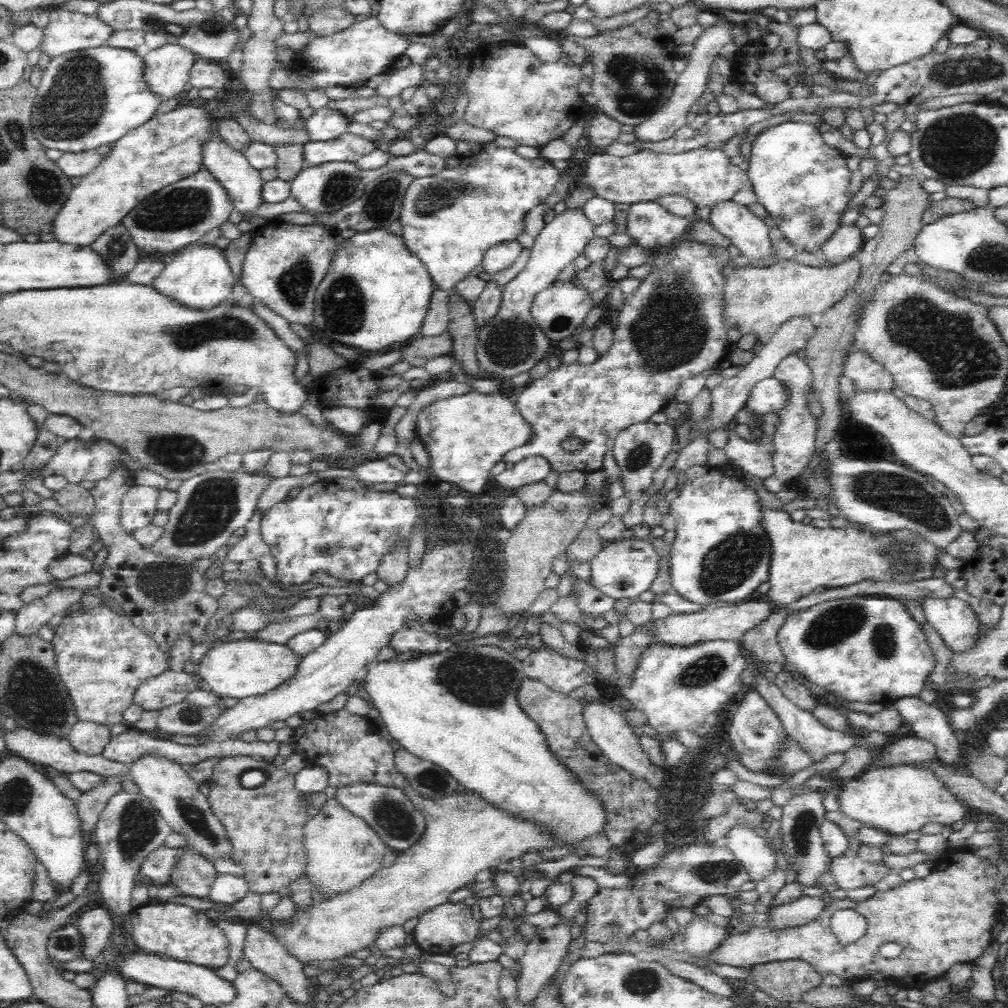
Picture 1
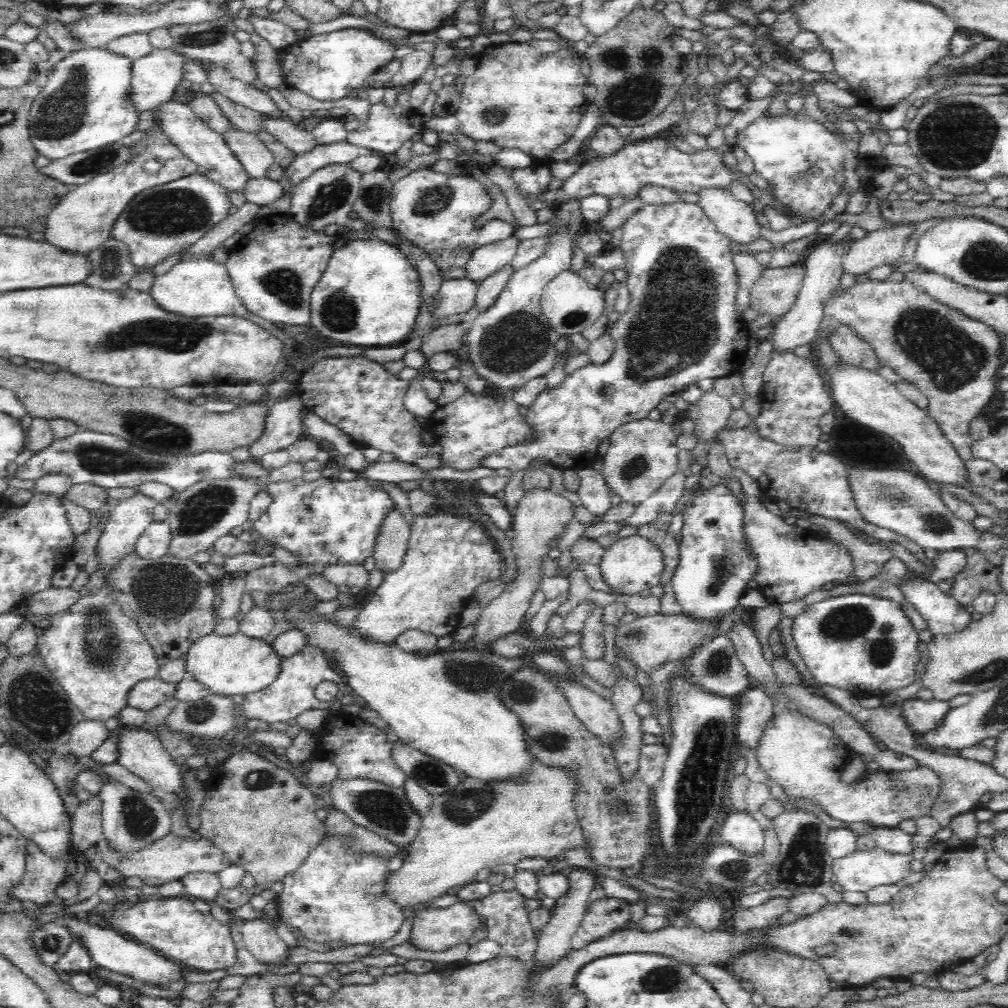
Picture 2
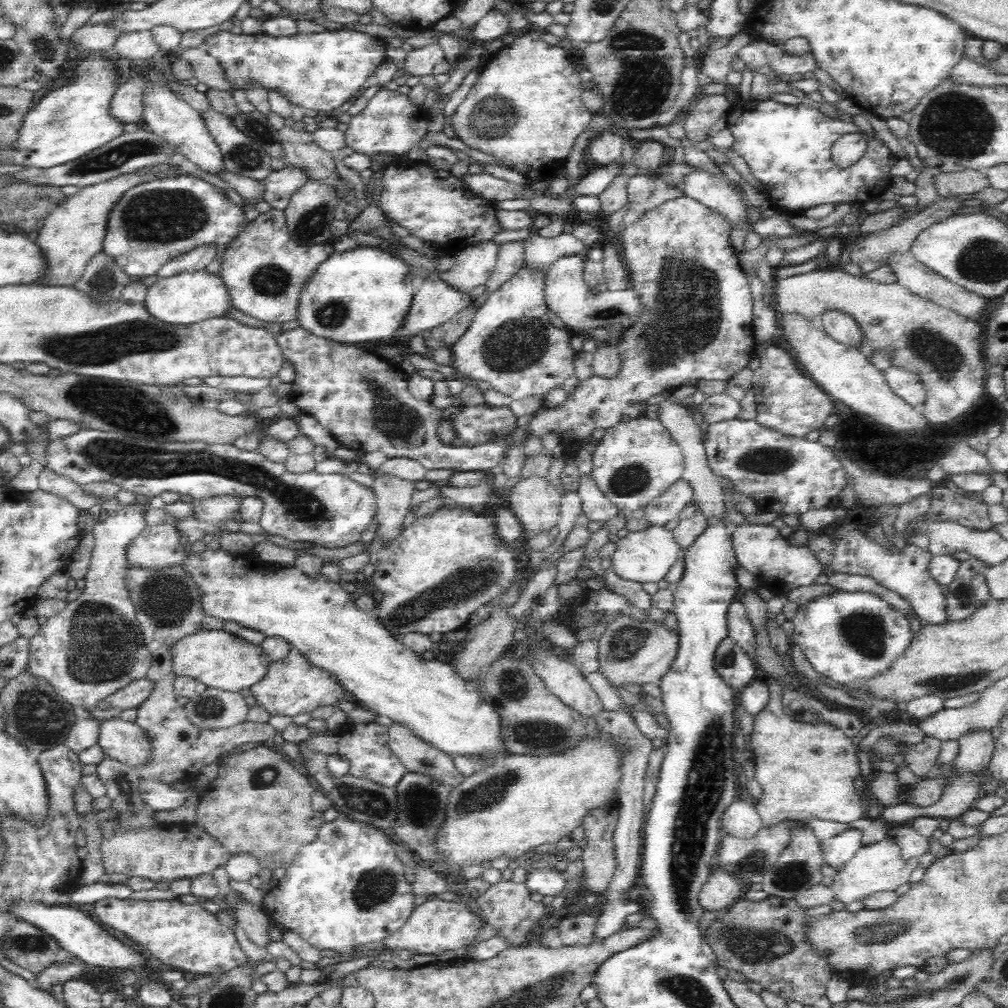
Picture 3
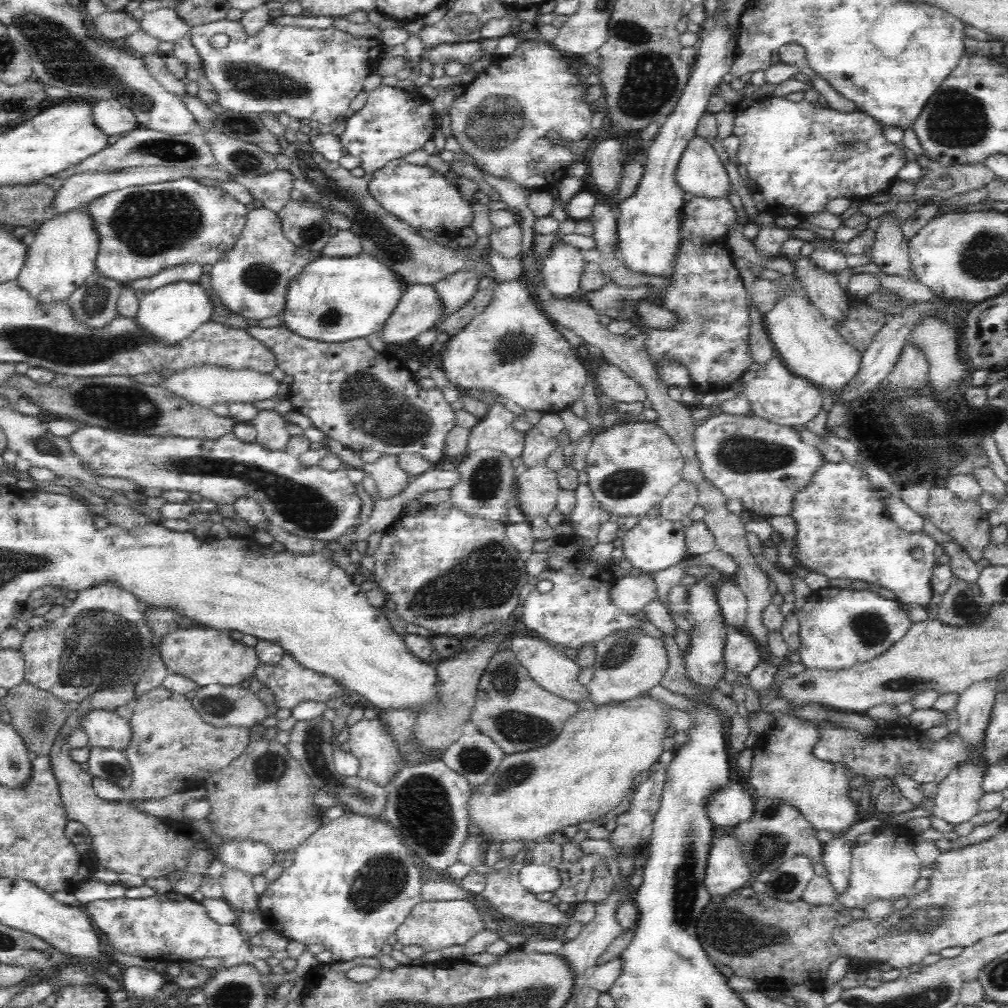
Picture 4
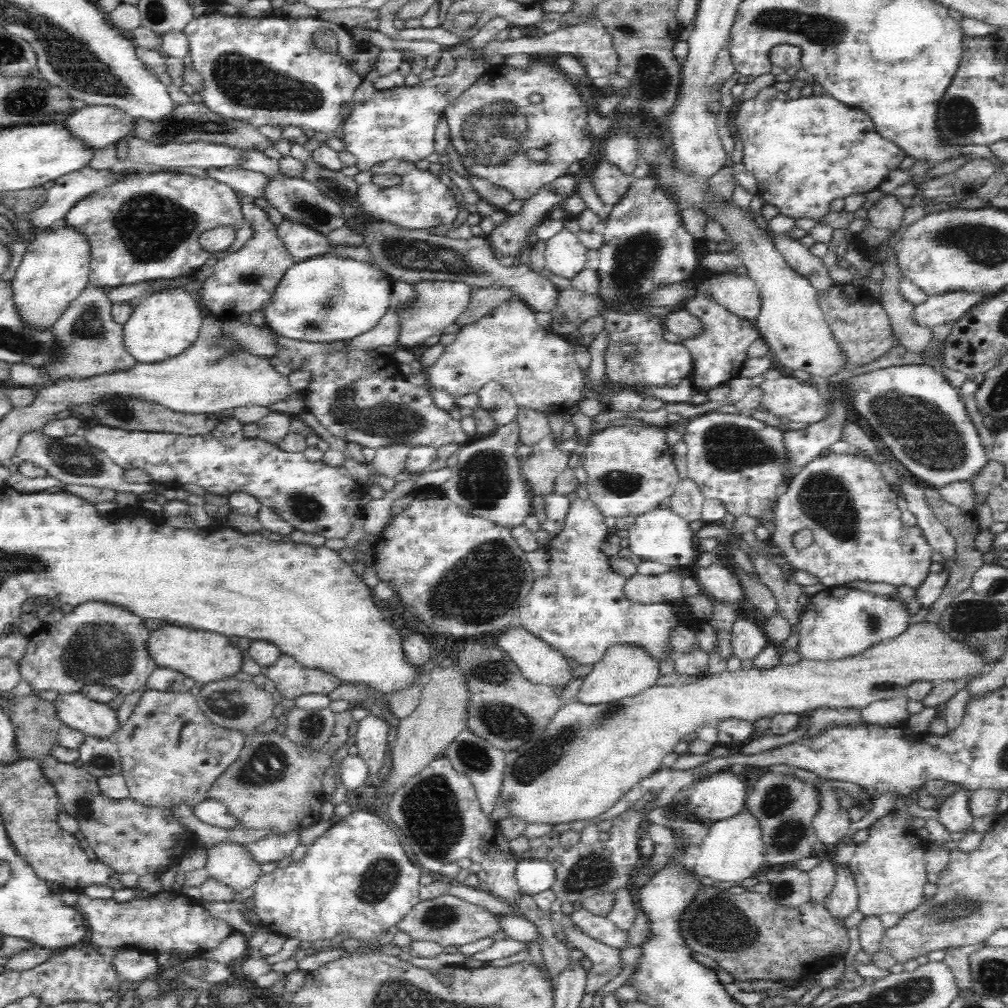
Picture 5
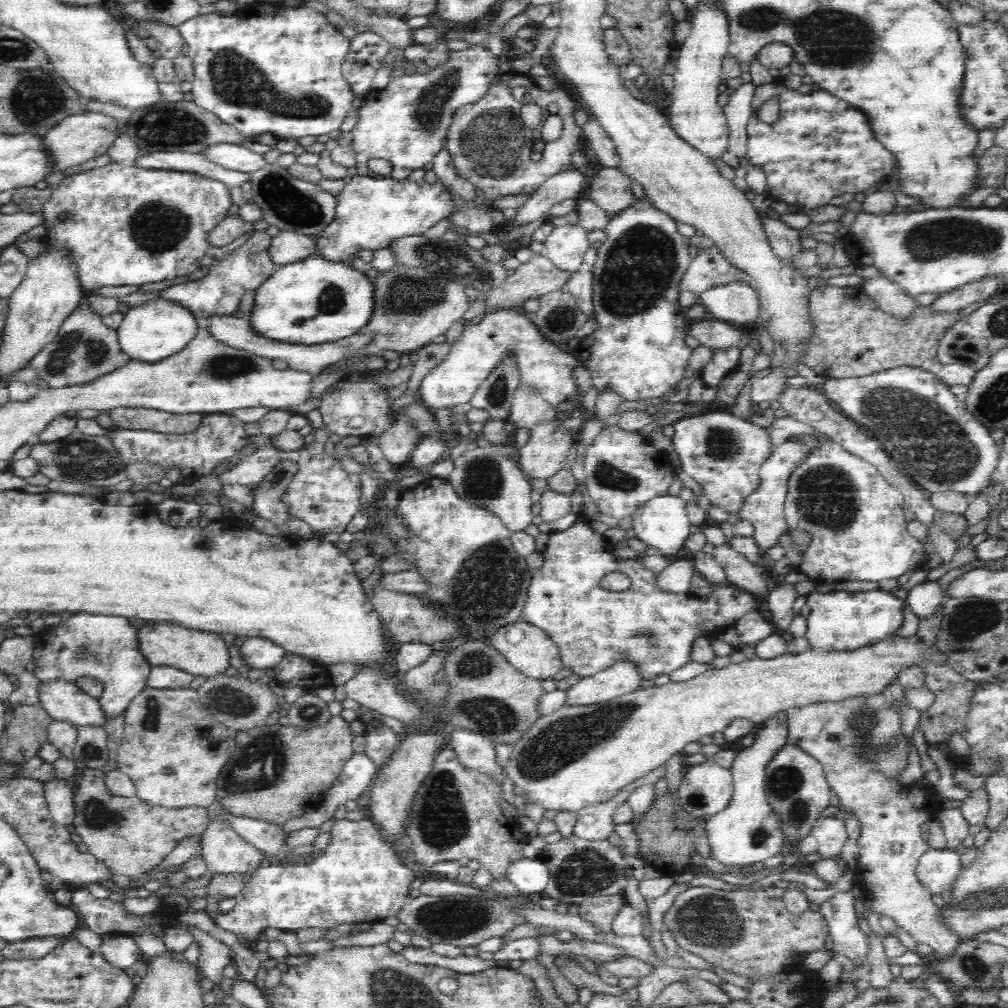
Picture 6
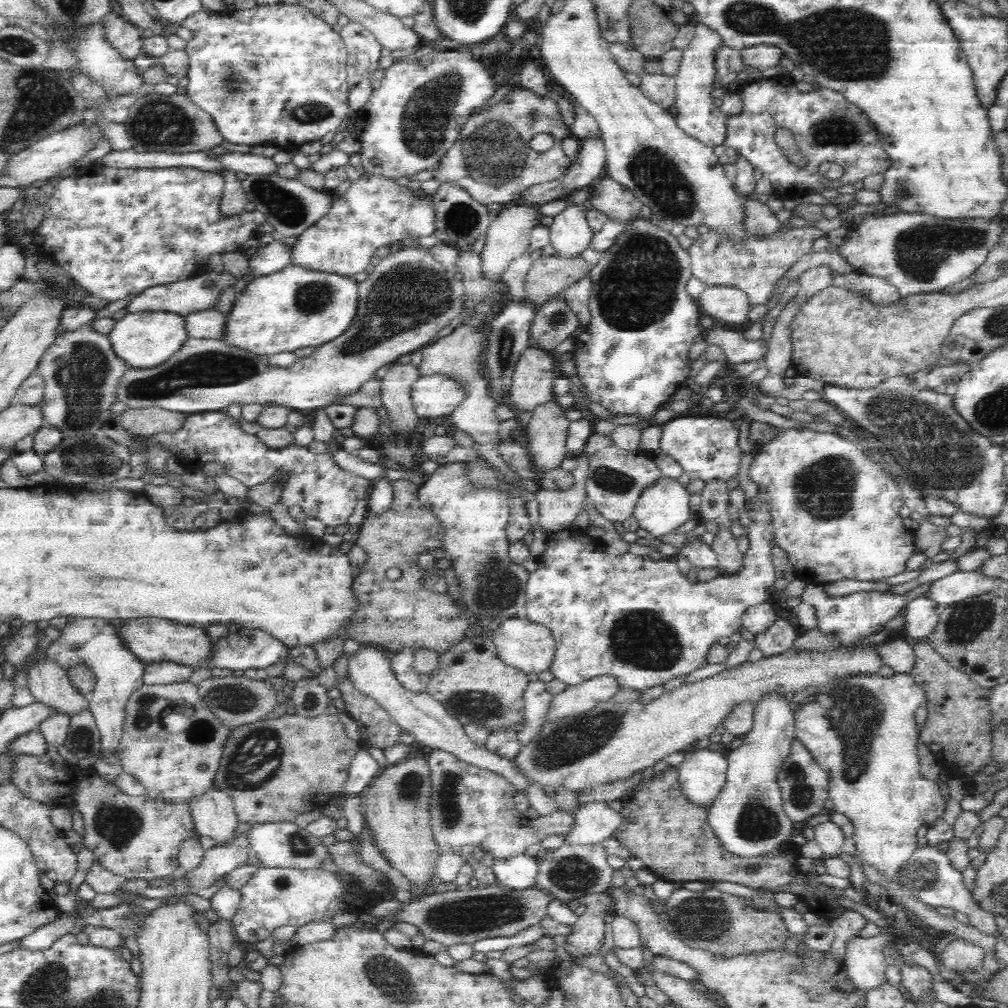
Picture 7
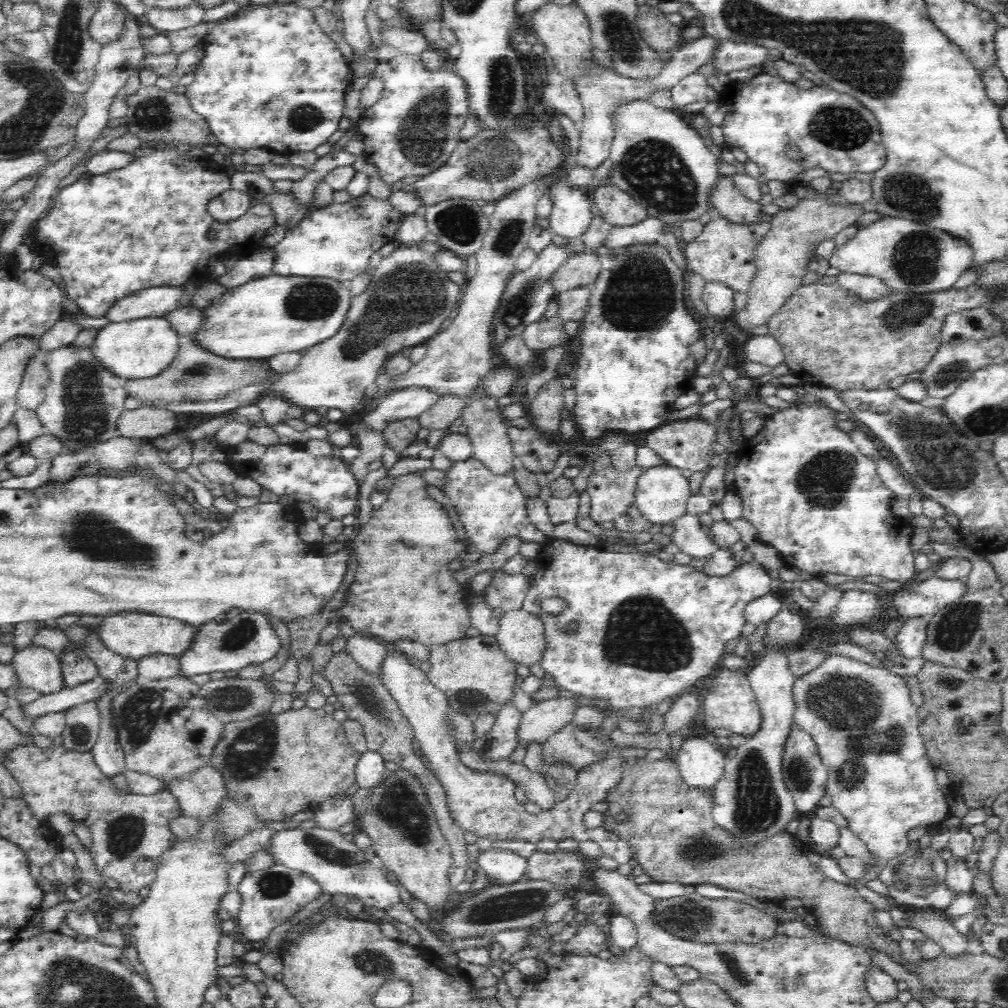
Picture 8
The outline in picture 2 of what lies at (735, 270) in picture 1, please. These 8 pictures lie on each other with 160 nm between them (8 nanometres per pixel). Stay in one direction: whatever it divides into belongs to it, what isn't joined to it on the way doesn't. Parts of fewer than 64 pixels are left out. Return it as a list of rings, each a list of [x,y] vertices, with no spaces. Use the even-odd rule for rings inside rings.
[[[896,226],[869,232],[867,237],[854,240],[849,252],[844,255],[842,274],[856,277],[876,266],[891,264],[900,258],[907,238],[915,226]],[[804,262],[782,266],[782,268],[767,266],[760,272],[760,276],[752,282],[752,286],[748,288],[748,297],[750,297],[750,304],[748,305],[750,305],[750,309],[756,313],[756,316],[767,314],[771,318],[770,324],[776,324],[794,306],[804,279]]]

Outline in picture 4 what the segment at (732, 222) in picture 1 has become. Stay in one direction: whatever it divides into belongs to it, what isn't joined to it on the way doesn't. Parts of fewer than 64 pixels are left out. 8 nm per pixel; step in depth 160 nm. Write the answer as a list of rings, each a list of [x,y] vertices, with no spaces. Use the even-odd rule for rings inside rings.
[[[695,136],[680,160],[675,182],[685,193],[706,199],[728,199],[730,179],[713,144]]]

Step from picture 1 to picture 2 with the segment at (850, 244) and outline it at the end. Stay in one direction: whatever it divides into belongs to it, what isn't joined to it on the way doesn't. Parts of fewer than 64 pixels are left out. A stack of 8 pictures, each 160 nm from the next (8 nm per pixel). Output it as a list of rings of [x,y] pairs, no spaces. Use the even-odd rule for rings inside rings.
[[[822,239],[816,243],[812,252],[803,259],[805,265],[805,279],[798,293],[797,301],[776,324],[773,325],[770,340],[772,350],[776,353],[793,352],[798,346],[810,345],[818,336],[822,318],[825,316],[824,307],[827,300],[838,286],[842,274],[842,261],[846,255],[846,242],[828,243]]]

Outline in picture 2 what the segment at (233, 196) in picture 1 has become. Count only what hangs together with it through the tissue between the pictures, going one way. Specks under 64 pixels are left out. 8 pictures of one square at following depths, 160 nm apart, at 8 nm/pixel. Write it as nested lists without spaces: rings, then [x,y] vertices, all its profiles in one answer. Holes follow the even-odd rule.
[[[178,101],[166,102],[157,109],[157,123],[160,129],[168,135],[170,141],[176,145],[180,151],[186,154],[188,159],[198,167],[197,174],[206,176],[228,192],[237,192],[245,196],[247,184],[252,180],[252,176],[246,173],[244,165],[238,161],[238,157],[232,153],[222,135],[208,128],[206,124],[197,116],[189,105],[179,104]]]

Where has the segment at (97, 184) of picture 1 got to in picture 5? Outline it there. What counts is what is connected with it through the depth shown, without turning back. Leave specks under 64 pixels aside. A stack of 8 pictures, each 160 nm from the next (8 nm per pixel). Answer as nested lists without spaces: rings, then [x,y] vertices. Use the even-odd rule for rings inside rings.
[[[65,224],[37,234],[28,244],[10,280],[13,299],[22,320],[34,328],[52,326],[68,304],[89,284],[90,261],[90,241],[78,229]]]

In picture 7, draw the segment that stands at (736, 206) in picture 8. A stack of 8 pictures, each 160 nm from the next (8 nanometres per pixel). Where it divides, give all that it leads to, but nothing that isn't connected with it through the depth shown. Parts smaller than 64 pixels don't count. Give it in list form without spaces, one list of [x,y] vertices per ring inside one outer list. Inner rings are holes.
[[[754,196],[742,197],[742,199],[746,209],[746,229],[750,235],[758,238],[770,238],[783,229],[778,217],[766,203],[760,203]]]

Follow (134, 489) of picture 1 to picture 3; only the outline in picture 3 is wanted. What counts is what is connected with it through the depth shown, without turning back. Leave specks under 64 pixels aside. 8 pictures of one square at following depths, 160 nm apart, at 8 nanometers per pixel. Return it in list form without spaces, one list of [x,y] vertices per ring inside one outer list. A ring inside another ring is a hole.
[[[138,499],[130,504],[118,506],[114,512],[108,513],[104,521],[96,520],[90,568],[85,576],[86,587],[82,595],[75,602],[69,602],[60,614],[40,625],[38,633],[30,639],[27,669],[34,676],[47,680],[59,697],[72,707],[77,706],[87,711],[96,710],[98,704],[108,700],[127,684],[146,677],[150,670],[151,655],[144,645],[142,632],[135,618],[135,609],[125,584],[125,574],[129,568],[127,550],[147,525],[144,518],[147,508],[148,503],[145,499]]]

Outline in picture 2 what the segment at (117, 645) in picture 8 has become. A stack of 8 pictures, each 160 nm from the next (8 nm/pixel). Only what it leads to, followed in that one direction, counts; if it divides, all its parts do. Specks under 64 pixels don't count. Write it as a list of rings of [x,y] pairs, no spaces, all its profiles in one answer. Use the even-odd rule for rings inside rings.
[[[240,632],[226,637],[214,633],[204,636],[187,654],[188,677],[194,677],[200,684],[206,685],[212,693],[227,697],[234,694],[249,695],[268,688],[278,678],[284,660],[274,651],[274,646],[262,639],[249,638]]]

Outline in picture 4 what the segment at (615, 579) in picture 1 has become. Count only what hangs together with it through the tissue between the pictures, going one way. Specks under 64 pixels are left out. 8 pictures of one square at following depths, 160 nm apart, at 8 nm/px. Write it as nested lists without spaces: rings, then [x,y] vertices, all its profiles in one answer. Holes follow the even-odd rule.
[[[641,517],[638,524],[627,530],[622,538],[622,550],[625,559],[632,564],[632,569],[644,574],[654,574],[667,570],[688,558],[686,543],[684,542],[684,526],[678,522],[664,520],[657,517]]]

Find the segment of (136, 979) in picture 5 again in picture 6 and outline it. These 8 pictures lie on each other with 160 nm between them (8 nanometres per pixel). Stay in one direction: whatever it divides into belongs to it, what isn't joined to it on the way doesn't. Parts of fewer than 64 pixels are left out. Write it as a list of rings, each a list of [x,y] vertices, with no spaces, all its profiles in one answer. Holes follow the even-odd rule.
[[[124,934],[102,935],[101,953],[115,967],[126,969],[143,959],[143,952],[137,947],[132,936]]]

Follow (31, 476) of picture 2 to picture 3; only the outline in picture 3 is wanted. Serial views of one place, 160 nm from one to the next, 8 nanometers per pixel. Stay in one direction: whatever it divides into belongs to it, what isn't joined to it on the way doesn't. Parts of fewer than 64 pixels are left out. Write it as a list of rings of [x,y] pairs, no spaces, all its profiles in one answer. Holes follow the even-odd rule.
[[[79,429],[66,438],[49,440],[44,448],[42,469],[52,470],[67,476],[80,485],[111,482],[122,490],[134,492],[140,499],[150,500],[160,492],[176,492],[184,499],[206,498],[206,496],[260,497],[263,511],[259,525],[270,536],[280,536],[288,542],[306,542],[314,547],[344,548],[360,543],[362,534],[374,525],[377,515],[377,498],[374,489],[350,479],[340,473],[320,474],[315,471],[292,474],[257,452],[243,451],[233,444],[164,443],[135,439],[119,431],[102,432],[94,429]]]

